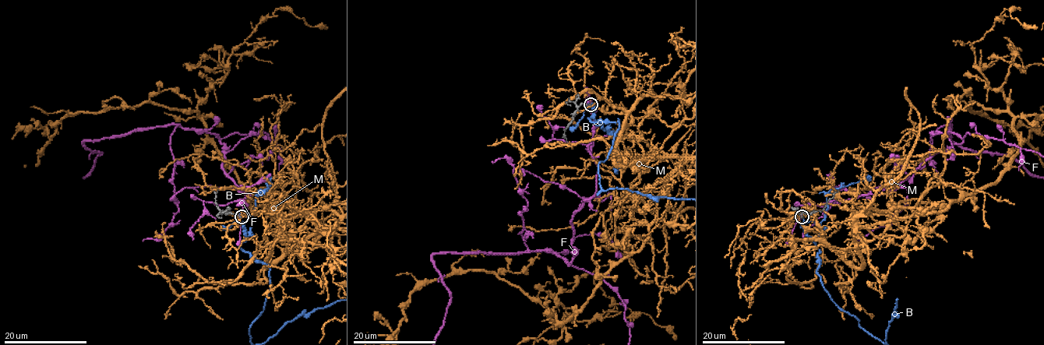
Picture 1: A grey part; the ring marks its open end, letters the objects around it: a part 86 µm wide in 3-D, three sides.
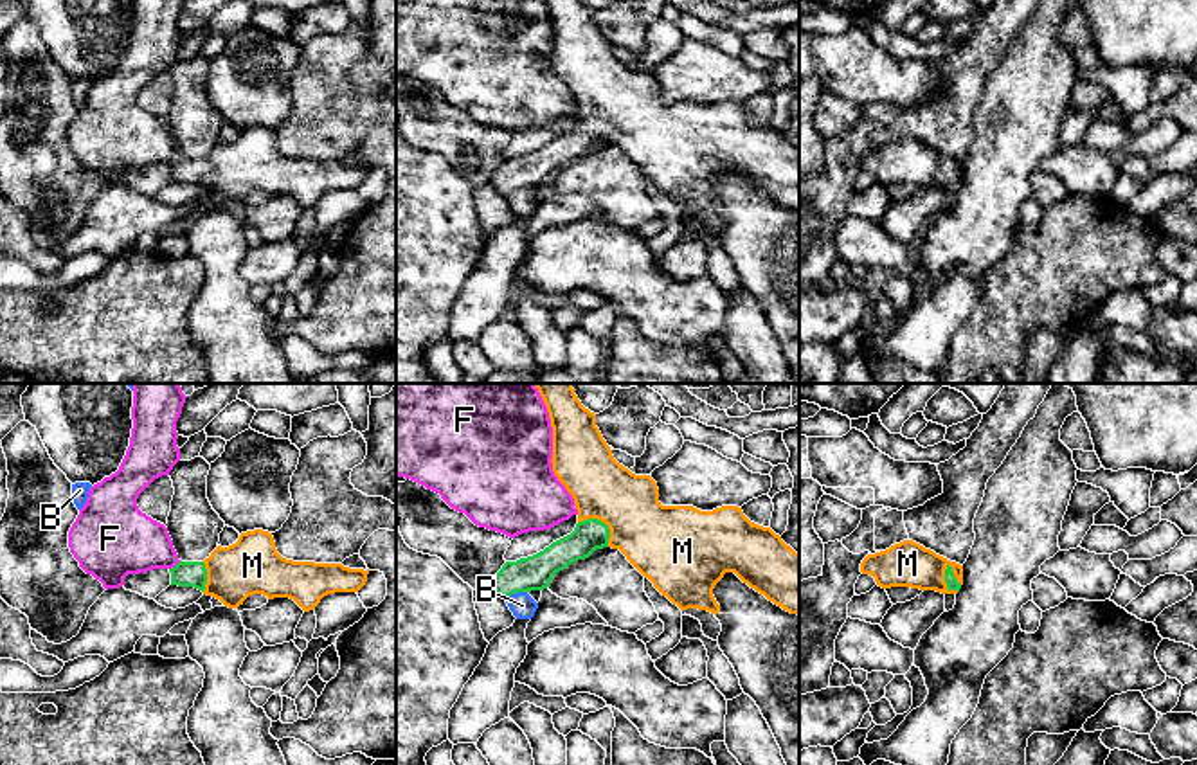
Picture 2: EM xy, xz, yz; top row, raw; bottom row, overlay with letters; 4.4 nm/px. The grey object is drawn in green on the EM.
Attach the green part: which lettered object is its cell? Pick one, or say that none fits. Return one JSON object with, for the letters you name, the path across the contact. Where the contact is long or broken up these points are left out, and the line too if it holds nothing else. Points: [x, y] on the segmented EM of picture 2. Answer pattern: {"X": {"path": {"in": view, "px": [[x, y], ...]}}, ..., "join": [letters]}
{"M": {"path": {"in": "yz", "px": [[951, 580], [945, 582], [936, 573], [908, 564]]}}, "join": ["M"]}

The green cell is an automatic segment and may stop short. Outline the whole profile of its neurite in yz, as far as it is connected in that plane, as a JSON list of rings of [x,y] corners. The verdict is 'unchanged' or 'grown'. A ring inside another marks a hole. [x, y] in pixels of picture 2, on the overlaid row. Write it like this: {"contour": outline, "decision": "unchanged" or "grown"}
{"contour": [[[904,540],[886,551],[868,554],[860,563],[860,572],[873,576],[882,589],[911,587],[958,594],[963,585],[963,565],[913,540]]], "decision": "grown"}

